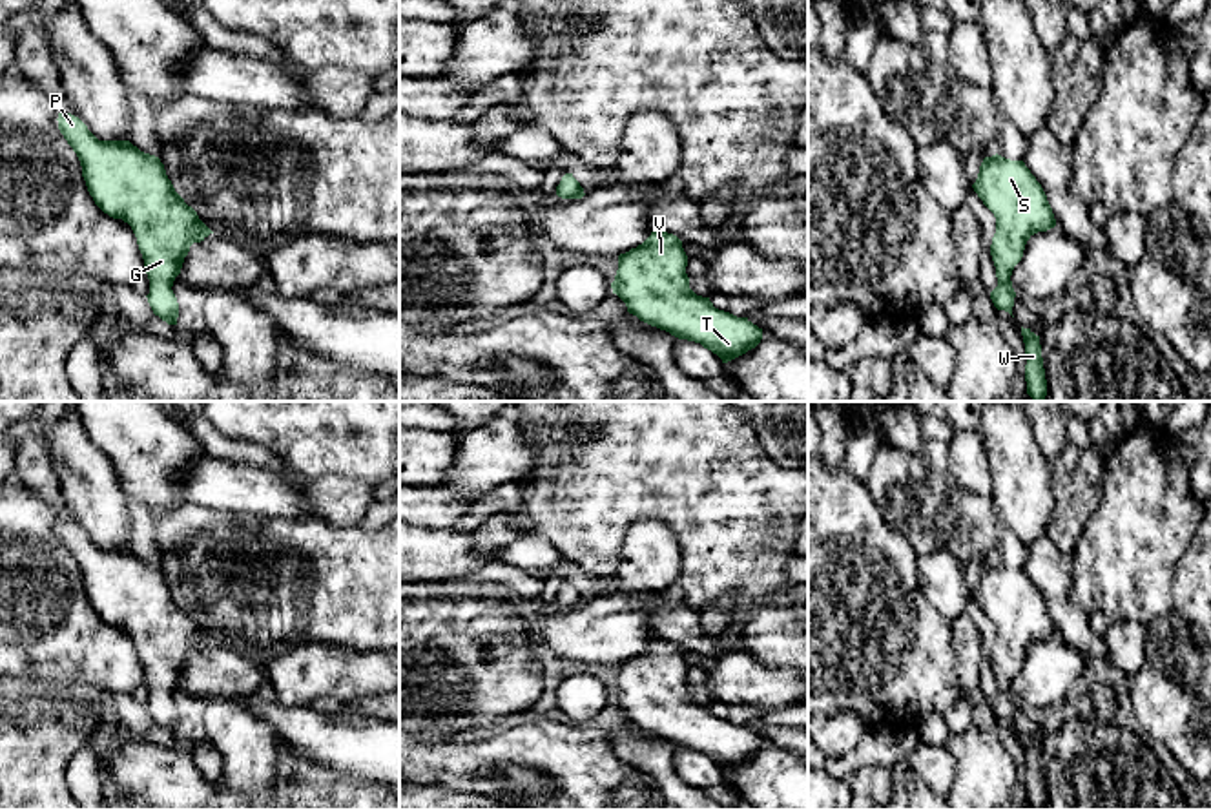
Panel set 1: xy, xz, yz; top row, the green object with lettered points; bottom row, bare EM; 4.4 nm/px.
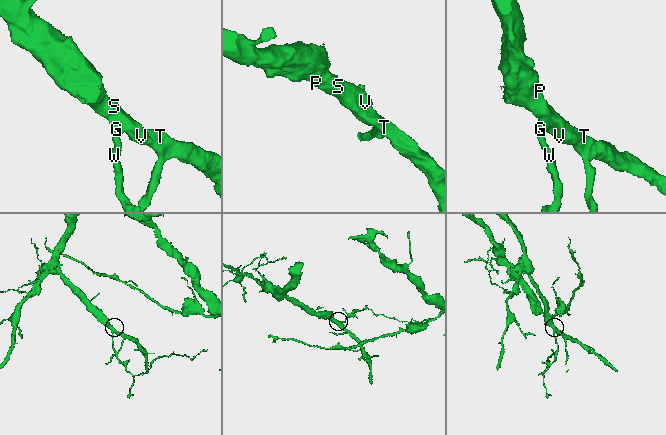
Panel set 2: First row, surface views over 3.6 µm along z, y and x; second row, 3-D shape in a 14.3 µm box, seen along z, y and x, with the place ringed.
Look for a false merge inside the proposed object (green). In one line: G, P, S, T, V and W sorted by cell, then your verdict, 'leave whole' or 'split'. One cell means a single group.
groups G P S T V W; leave whole

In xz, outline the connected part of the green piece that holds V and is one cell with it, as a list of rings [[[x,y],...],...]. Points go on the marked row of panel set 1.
[[[660,228],[618,255],[618,270],[611,283],[640,321],[669,332],[678,339],[700,343],[728,363],[762,339],[762,328],[748,317],[737,317],[713,306],[709,297],[689,288],[688,255],[682,241]]]

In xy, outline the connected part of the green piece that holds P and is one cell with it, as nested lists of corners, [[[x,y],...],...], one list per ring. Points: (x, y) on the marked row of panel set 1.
[[[60,111],[57,120],[80,161],[95,204],[131,226],[150,279],[146,297],[153,314],[177,325],[173,281],[190,246],[213,232],[175,192],[159,157],[140,151],[129,140],[98,140],[71,113]]]

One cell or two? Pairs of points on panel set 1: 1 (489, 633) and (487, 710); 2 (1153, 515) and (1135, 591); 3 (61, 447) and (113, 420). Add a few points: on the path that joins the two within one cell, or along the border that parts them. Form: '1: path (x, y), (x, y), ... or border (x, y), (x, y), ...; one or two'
1: path (495, 652), (487, 692); one
2: path (1138, 533), (1135, 539), (1135, 573); one
3: border (79, 420), (88, 438), (108, 458), (112, 469); two

